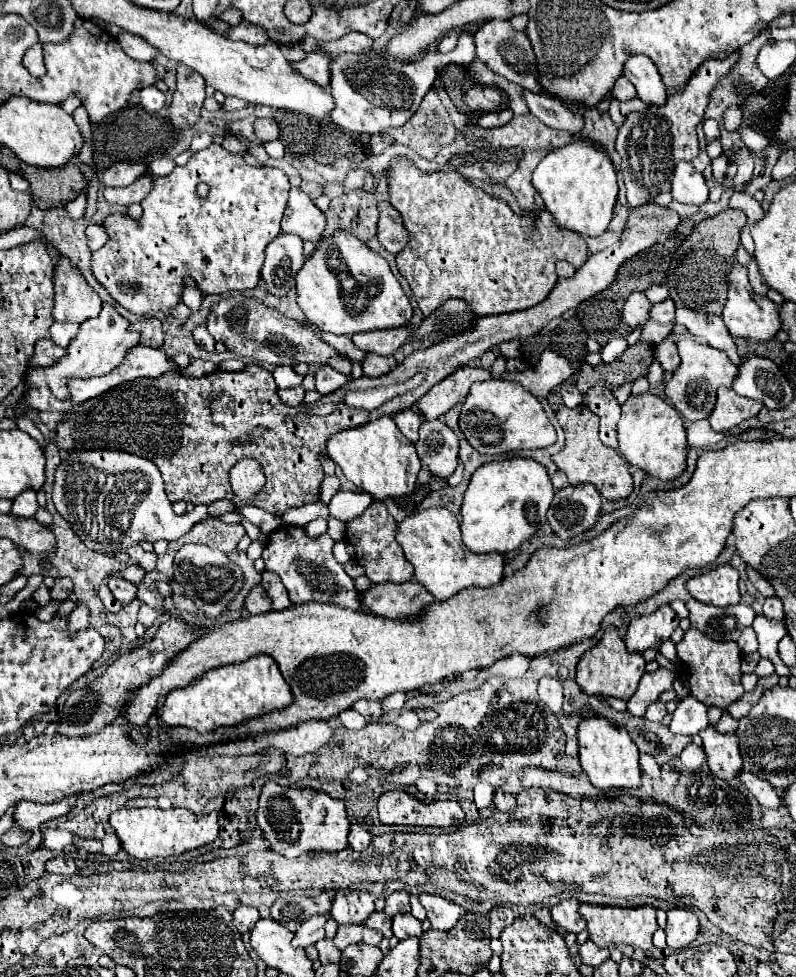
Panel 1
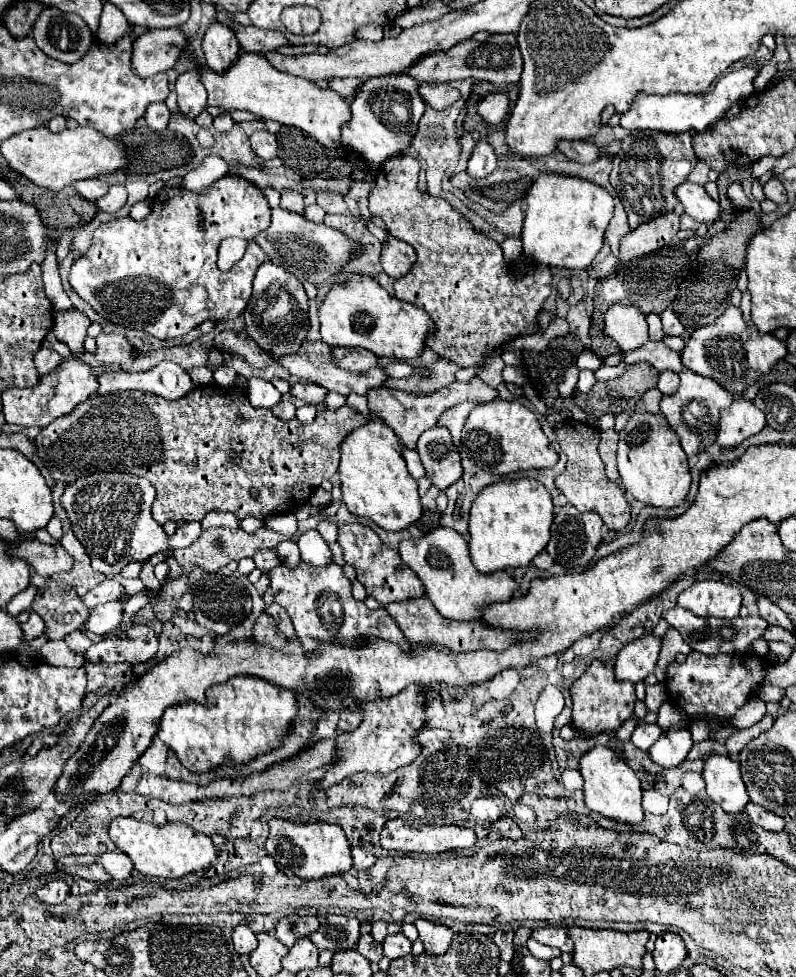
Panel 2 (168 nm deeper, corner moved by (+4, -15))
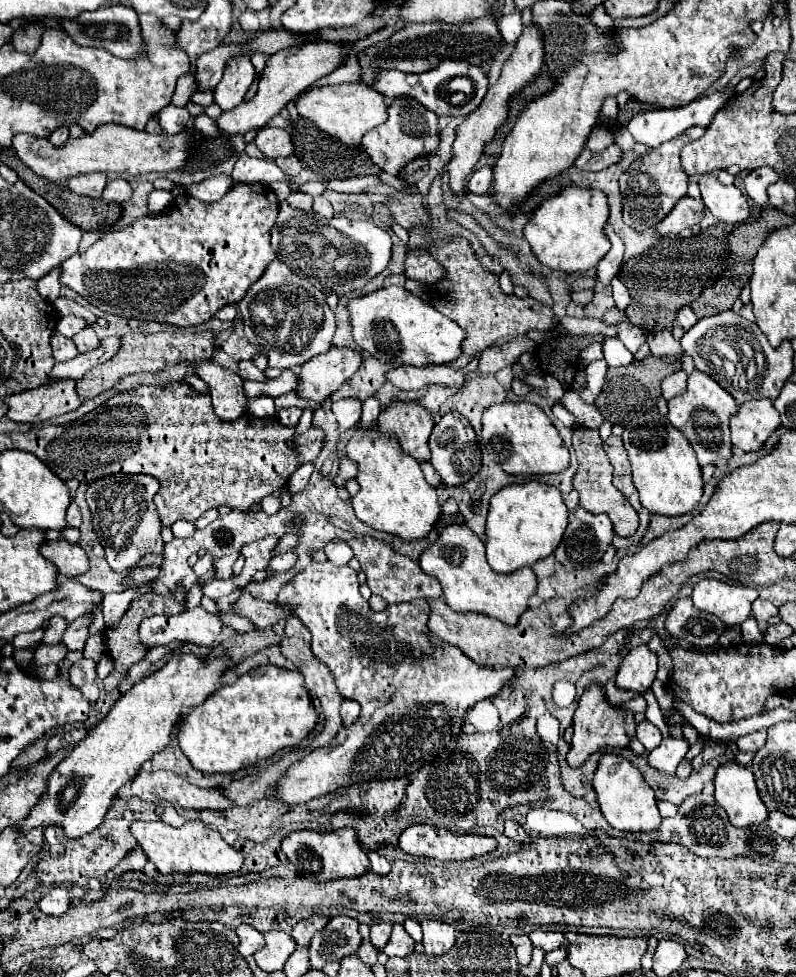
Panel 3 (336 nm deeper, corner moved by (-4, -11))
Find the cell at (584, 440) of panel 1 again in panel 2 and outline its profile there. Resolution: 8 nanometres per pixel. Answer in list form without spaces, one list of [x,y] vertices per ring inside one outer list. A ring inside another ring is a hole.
[[[563,423],[557,429],[557,443],[561,445],[563,453],[567,455],[567,469],[555,479],[557,489],[569,499],[571,505],[575,505],[579,511],[595,511],[601,515],[603,523],[613,529],[621,531],[627,527],[631,515],[631,507],[625,501],[623,491],[619,489],[617,483],[609,481],[605,475],[605,467],[599,459],[597,445],[599,445],[599,433],[593,427],[581,425],[581,423]]]

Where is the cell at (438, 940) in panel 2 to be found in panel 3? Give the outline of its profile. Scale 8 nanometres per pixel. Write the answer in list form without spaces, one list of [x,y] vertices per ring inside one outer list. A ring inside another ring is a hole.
[[[425,919],[423,927],[423,947],[427,955],[443,955],[455,945],[455,927],[437,919]]]

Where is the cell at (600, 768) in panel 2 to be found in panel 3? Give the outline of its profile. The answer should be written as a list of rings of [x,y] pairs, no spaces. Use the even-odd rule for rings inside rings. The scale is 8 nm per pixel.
[[[603,753],[593,777],[593,789],[597,793],[597,803],[601,813],[611,827],[621,831],[653,831],[661,823],[657,811],[657,799],[653,789],[645,783],[645,777],[627,759],[615,753]]]

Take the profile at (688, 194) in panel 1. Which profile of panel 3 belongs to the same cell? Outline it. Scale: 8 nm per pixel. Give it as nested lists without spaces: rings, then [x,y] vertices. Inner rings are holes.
[[[713,175],[699,179],[701,199],[705,207],[723,223],[741,223],[749,217],[749,205],[743,191],[735,185],[725,187]]]

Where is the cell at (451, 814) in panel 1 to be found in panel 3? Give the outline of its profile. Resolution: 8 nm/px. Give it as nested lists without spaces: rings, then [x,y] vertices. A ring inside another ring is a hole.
[[[409,825],[399,837],[399,847],[419,857],[463,861],[495,851],[497,841],[485,835],[457,835],[433,825]]]

